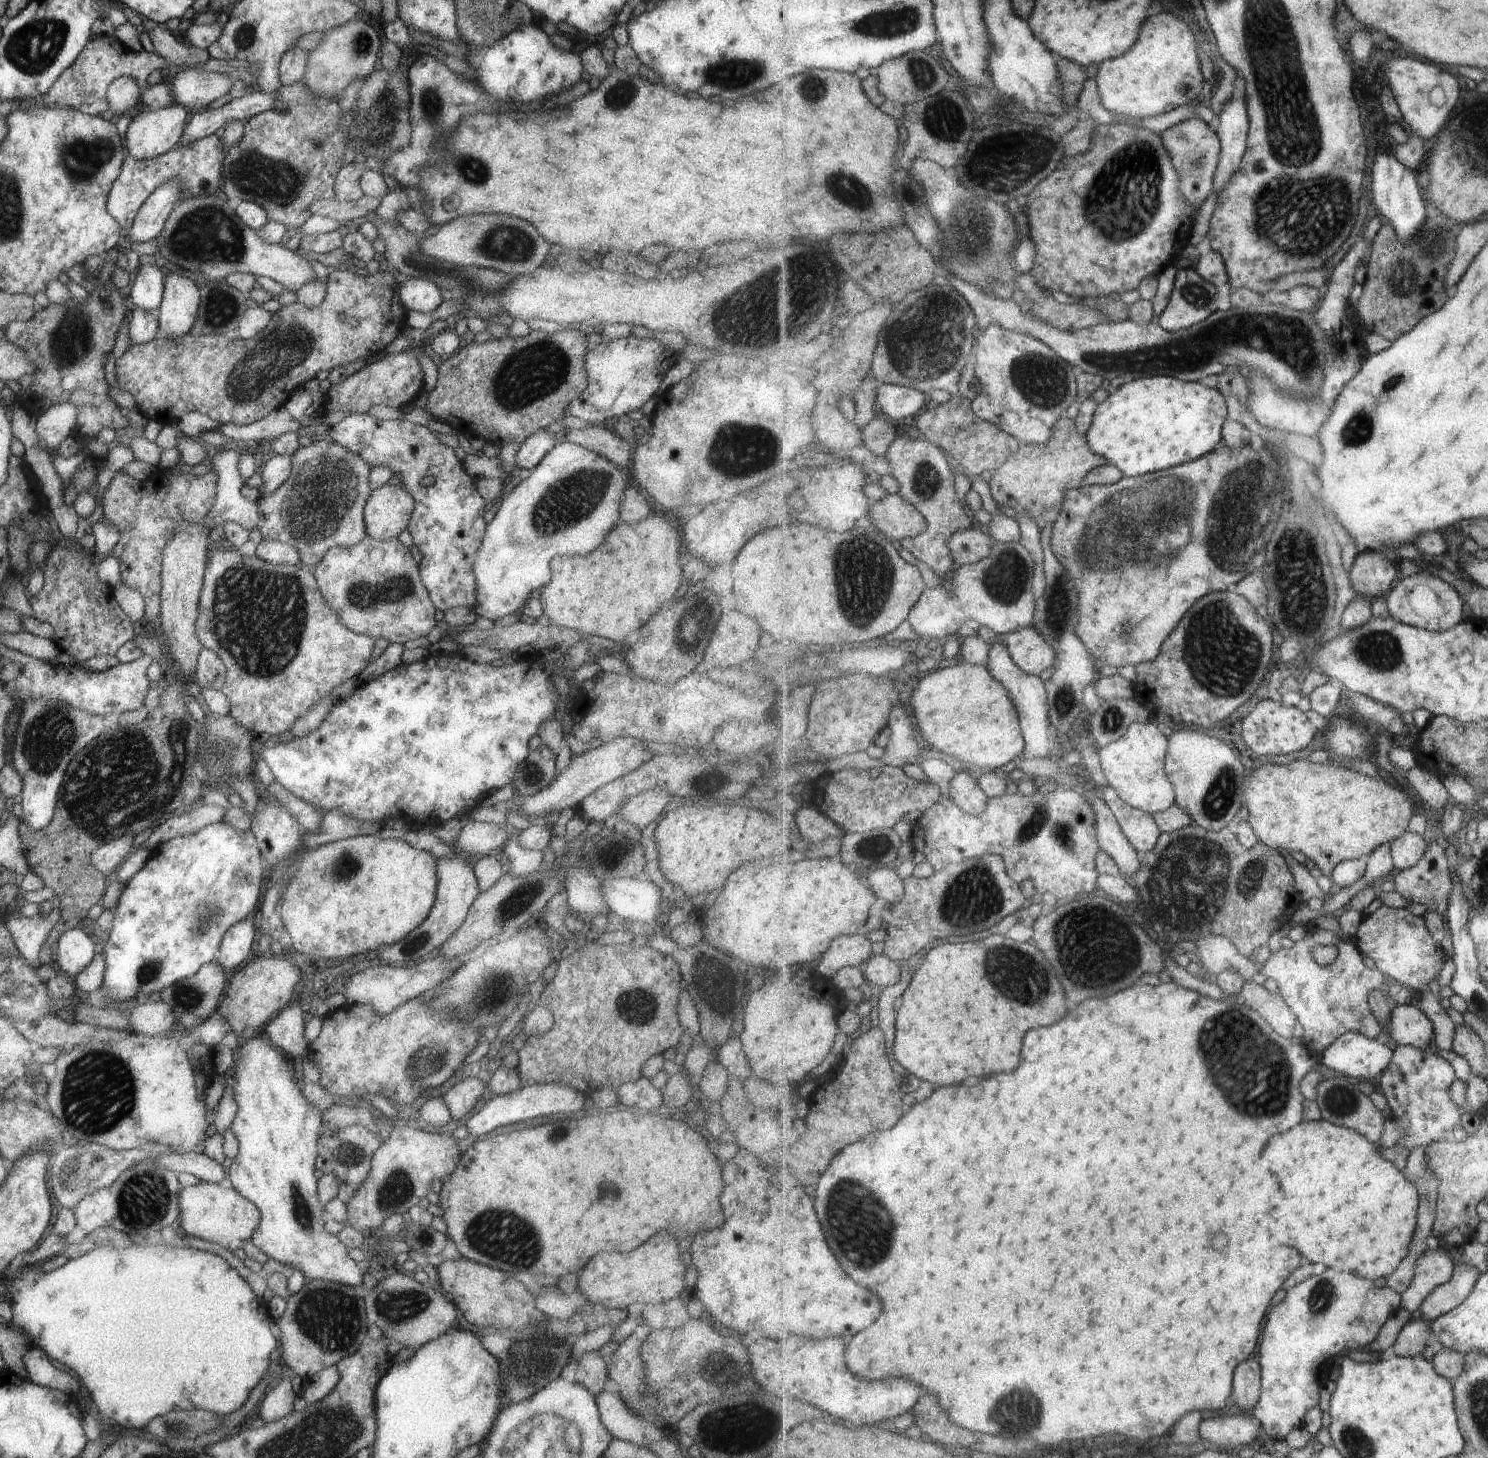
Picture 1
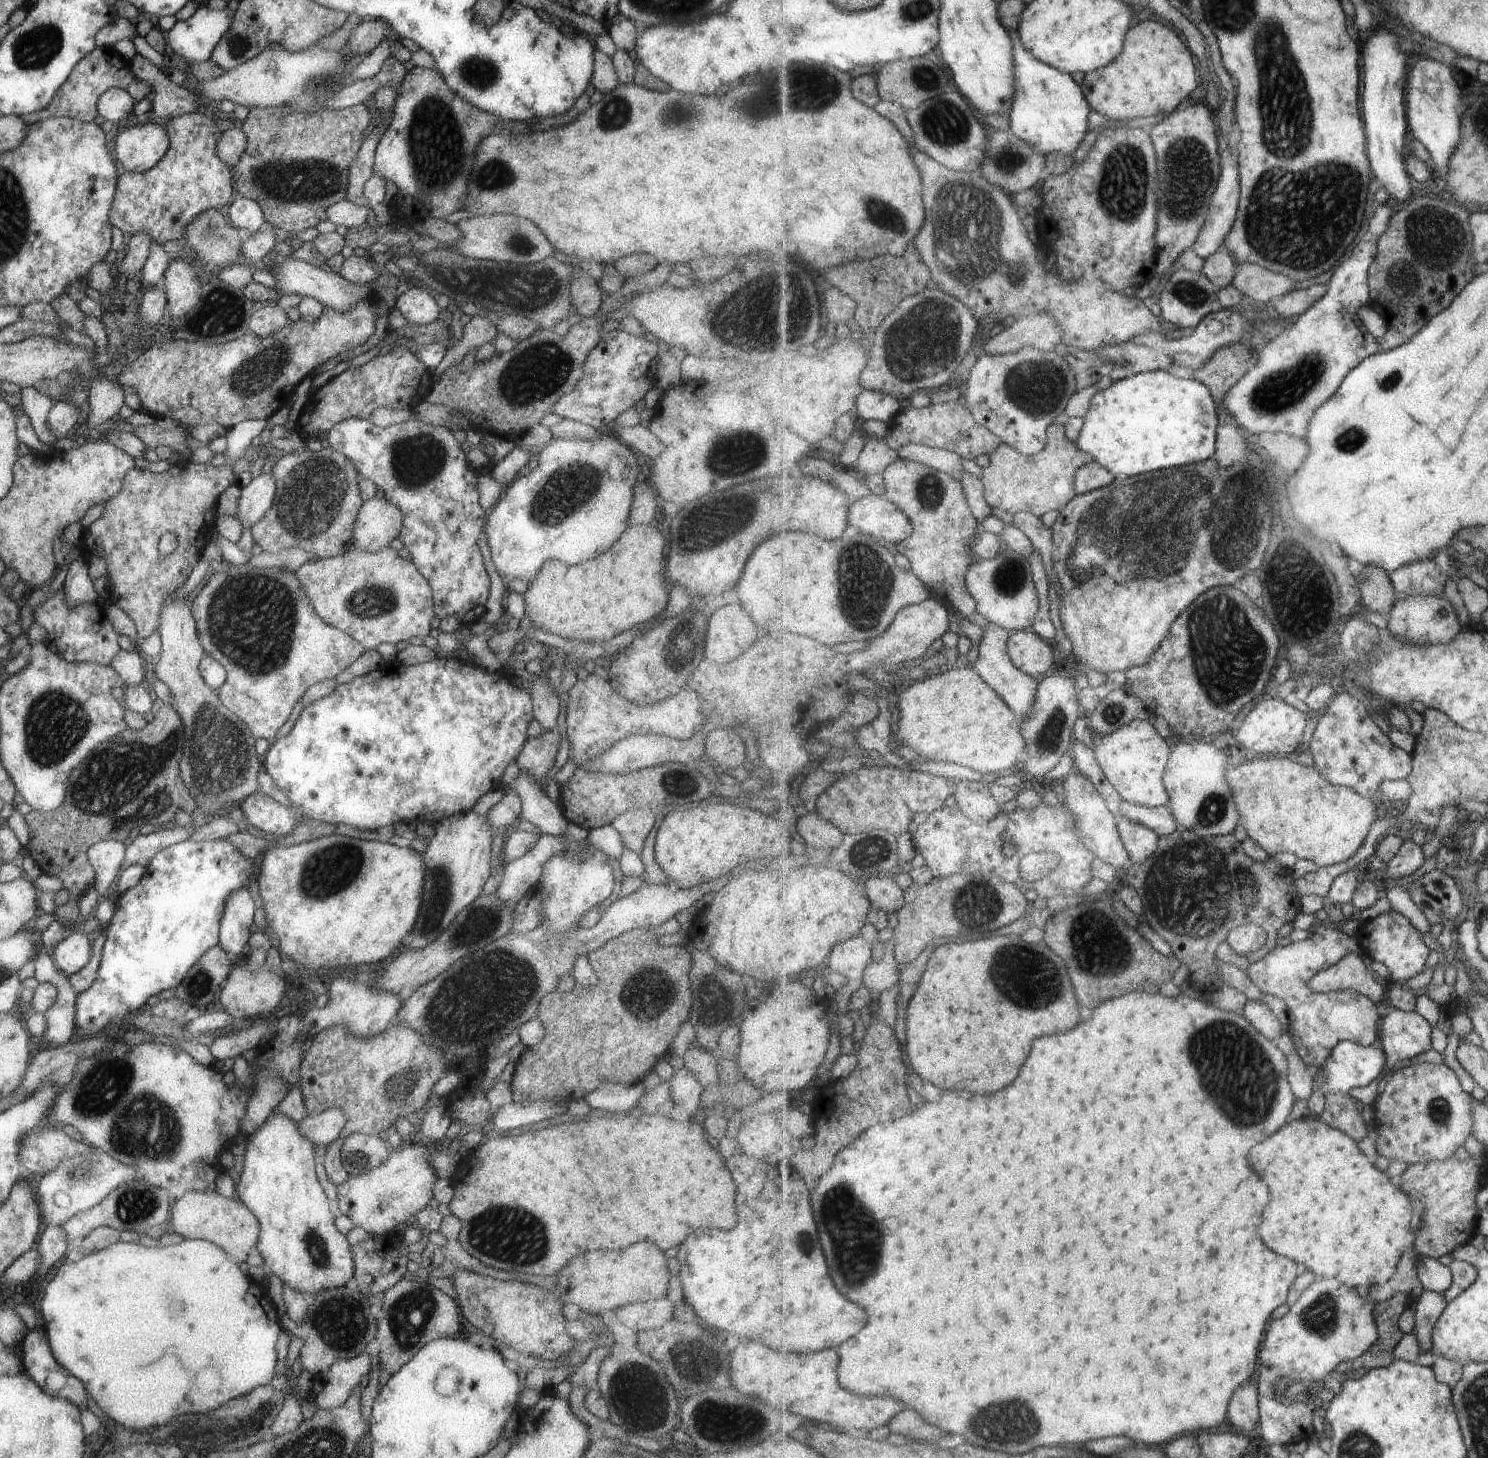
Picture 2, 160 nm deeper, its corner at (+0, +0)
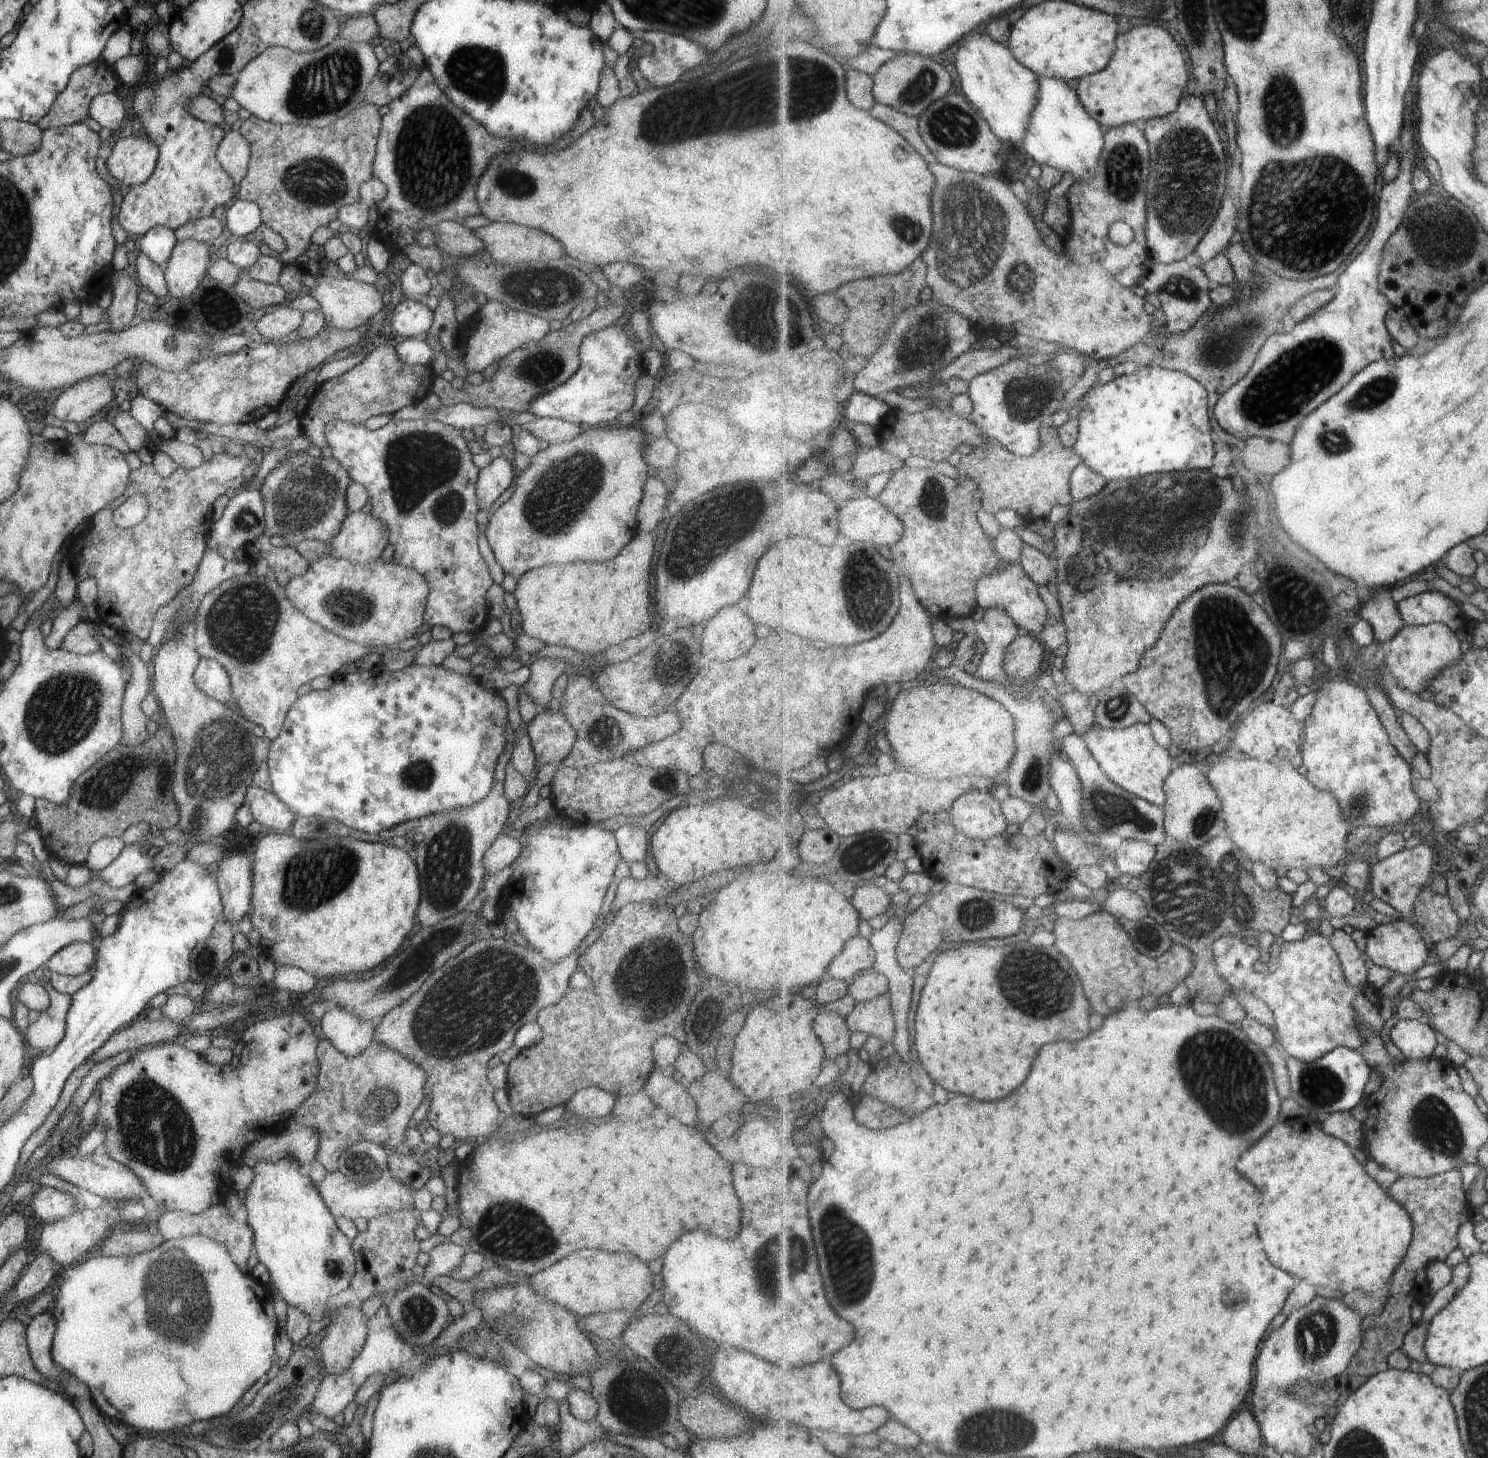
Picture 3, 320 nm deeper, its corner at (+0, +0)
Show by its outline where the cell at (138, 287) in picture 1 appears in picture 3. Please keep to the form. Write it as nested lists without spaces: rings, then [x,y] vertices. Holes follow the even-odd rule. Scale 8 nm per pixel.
[[[157,225],[144,232],[135,246],[141,253],[146,254],[151,262],[163,267],[176,241],[170,228]]]

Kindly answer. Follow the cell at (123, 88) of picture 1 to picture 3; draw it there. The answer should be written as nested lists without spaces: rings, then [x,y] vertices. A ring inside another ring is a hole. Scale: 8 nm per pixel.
[[[101,93],[90,100],[88,116],[101,127],[113,131],[119,127],[125,116],[125,104],[116,93]]]

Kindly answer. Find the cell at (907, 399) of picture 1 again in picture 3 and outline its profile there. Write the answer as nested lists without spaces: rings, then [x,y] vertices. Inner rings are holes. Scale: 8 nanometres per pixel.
[[[855,391],[842,407],[843,422],[849,425],[863,423],[877,428],[891,410],[893,409],[878,397]]]

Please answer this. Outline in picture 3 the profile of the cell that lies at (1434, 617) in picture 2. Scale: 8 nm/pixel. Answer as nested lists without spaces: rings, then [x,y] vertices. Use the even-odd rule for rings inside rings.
[[[1443,623],[1418,627],[1406,625],[1387,643],[1387,648],[1390,653],[1386,656],[1386,665],[1402,687],[1417,694],[1428,690],[1443,669],[1459,663],[1464,655],[1464,652],[1461,652],[1461,642],[1455,636],[1454,630]]]

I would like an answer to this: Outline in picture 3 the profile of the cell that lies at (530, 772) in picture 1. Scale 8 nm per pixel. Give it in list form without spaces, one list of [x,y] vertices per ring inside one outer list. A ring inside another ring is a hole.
[[[551,706],[538,712],[526,724],[526,733],[537,766],[547,763],[559,765],[576,739],[576,732],[563,713],[554,711]]]

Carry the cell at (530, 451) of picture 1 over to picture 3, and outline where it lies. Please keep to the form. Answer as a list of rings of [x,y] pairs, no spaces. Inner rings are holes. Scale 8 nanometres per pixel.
[[[505,454],[494,458],[486,467],[478,469],[478,477],[475,483],[475,496],[478,502],[478,510],[487,510],[489,506],[491,506],[491,504],[497,500],[498,496],[501,496],[503,490],[505,490],[509,484],[511,484],[513,474],[516,474],[511,472],[511,464],[507,462],[507,456],[506,458],[504,457]]]

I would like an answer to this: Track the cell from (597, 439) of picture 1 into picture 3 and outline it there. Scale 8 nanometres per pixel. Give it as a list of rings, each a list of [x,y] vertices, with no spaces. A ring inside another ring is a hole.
[[[537,417],[521,426],[537,438],[539,442],[547,442],[548,445],[571,440],[587,429],[584,425],[554,419],[553,417]]]

